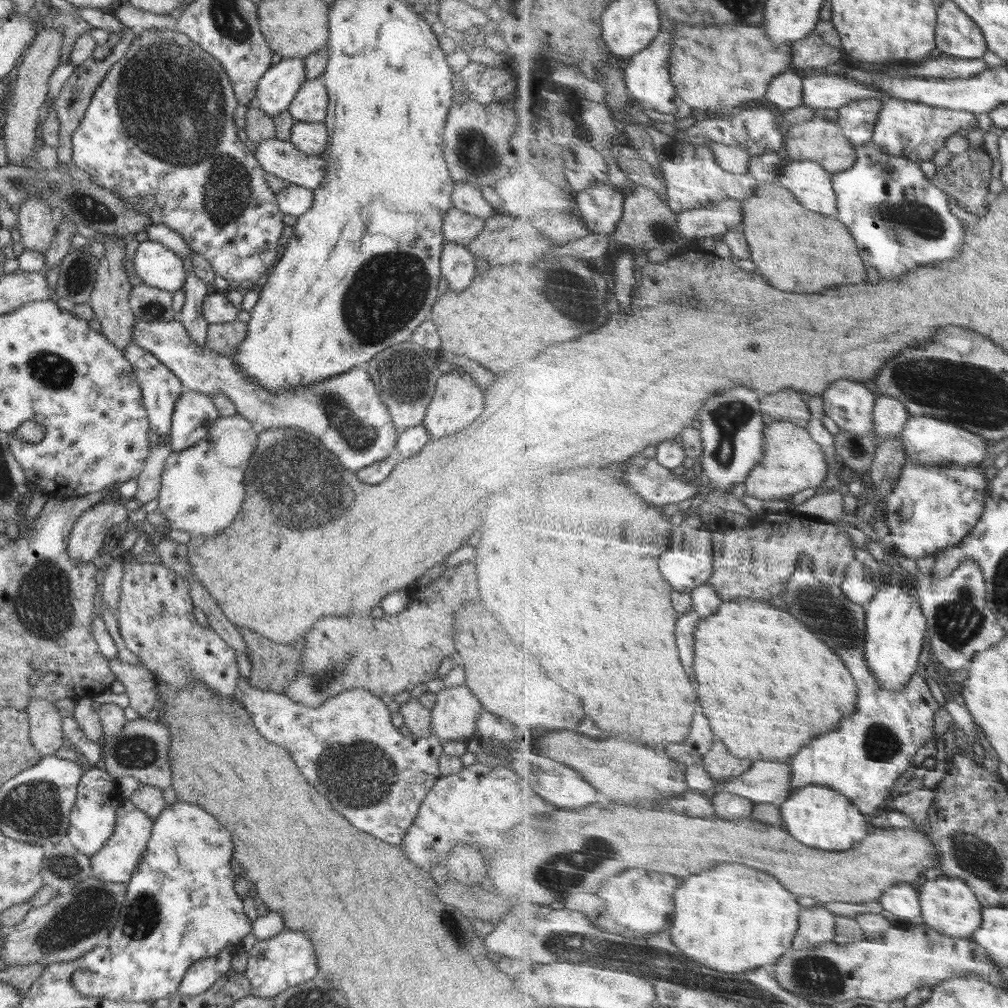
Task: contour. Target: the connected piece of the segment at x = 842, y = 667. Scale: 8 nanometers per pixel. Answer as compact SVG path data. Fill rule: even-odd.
M736 600L726 601L711 618L704 619L696 632L696 642L698 644L698 680L702 680L700 688L700 698L702 706L706 708L706 714L710 720L714 720L714 732L718 732L718 740L728 744L730 752L738 758L752 759L753 761L764 760L791 760L802 748L808 747L810 740L818 738L820 734L838 730L844 718L848 719L852 714L858 712L858 698L860 698L860 686L858 686L856 677L852 671L844 664L844 660L832 650L816 632L812 632L802 620L792 616L790 612L784 612L768 602L758 602L758 600Z

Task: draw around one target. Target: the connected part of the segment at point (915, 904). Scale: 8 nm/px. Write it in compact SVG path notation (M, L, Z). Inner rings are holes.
M898 883L881 898L881 903L893 916L904 918L904 922L915 916L923 916L920 889L913 883Z

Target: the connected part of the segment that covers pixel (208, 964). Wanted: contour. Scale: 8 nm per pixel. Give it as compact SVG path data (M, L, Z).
M232 947L222 948L218 956L210 956L192 963L180 981L177 993L195 997L209 990L218 978L231 970L230 961L234 952Z

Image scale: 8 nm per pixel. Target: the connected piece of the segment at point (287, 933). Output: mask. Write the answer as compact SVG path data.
M290 928L282 929L268 940L253 940L247 947L247 957L244 973L250 982L251 994L260 998L273 999L287 988L314 980L319 972L312 943L302 932Z

